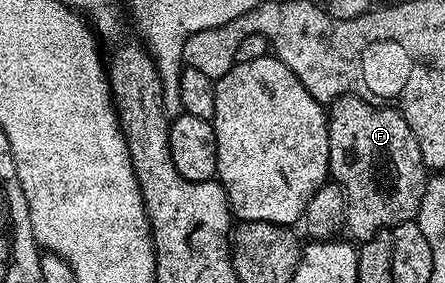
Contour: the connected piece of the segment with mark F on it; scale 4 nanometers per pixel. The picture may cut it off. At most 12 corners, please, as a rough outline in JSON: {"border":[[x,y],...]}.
{"border":[[328,106],[354,242],[414,220],[427,170],[396,109]]}

